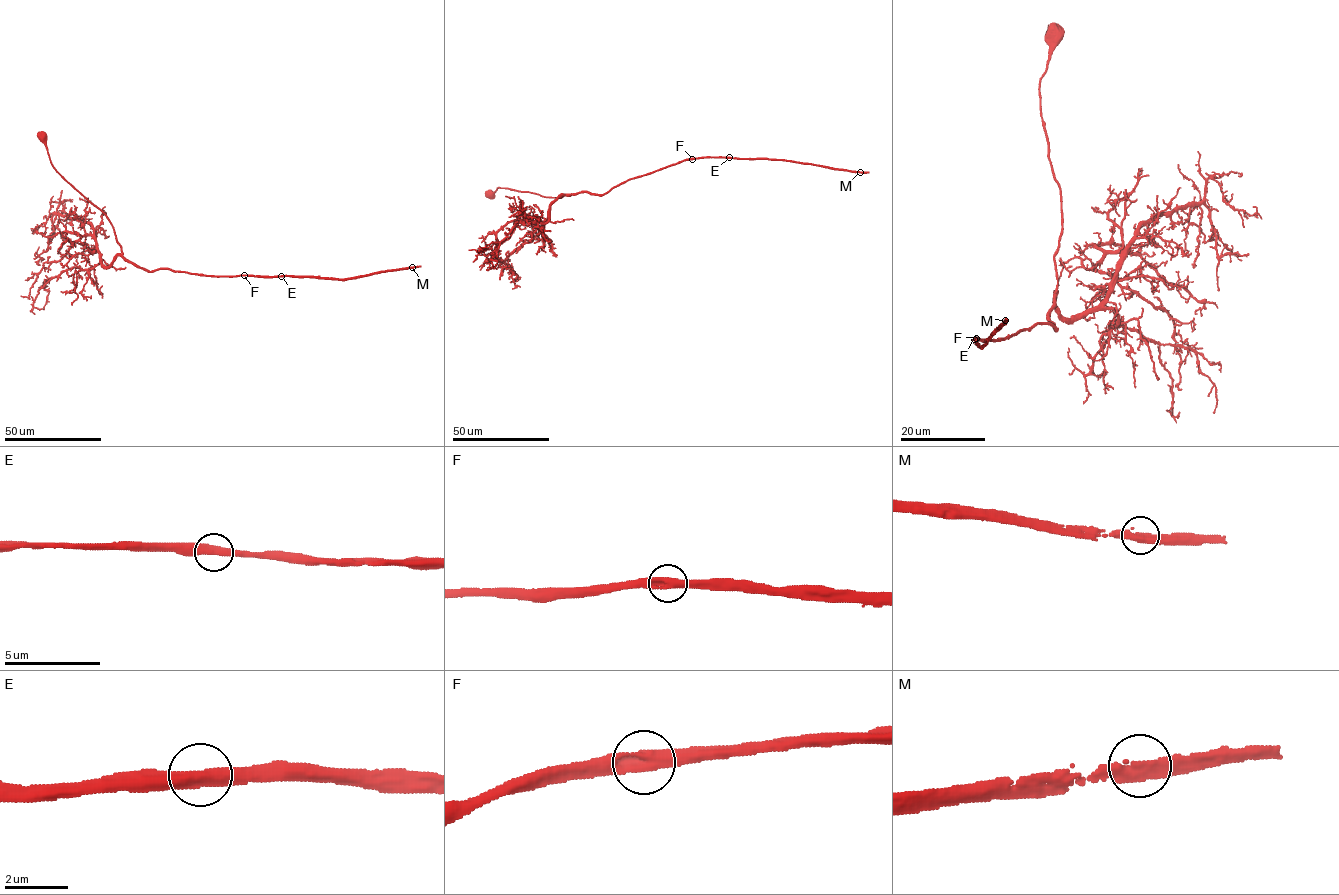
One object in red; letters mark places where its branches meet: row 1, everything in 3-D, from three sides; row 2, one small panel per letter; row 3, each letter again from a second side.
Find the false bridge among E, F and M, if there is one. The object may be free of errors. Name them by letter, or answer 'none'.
none

